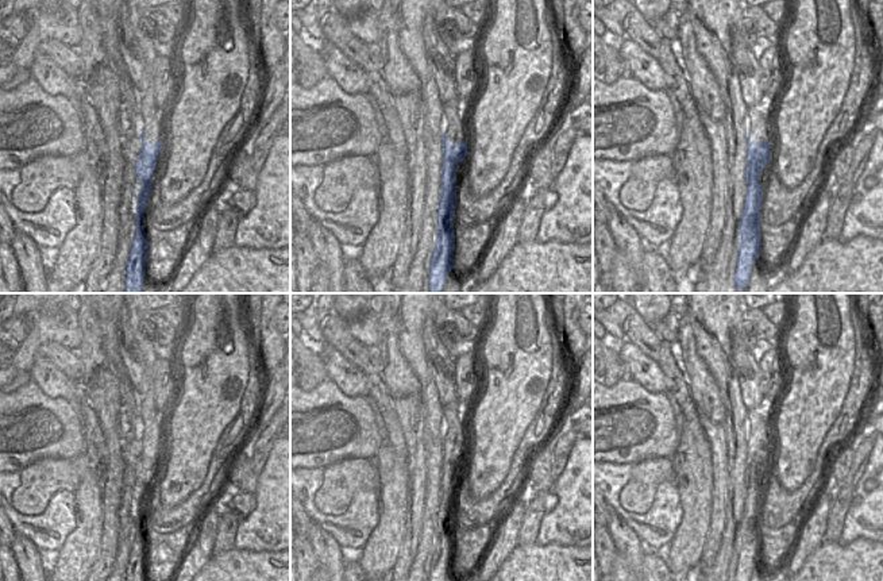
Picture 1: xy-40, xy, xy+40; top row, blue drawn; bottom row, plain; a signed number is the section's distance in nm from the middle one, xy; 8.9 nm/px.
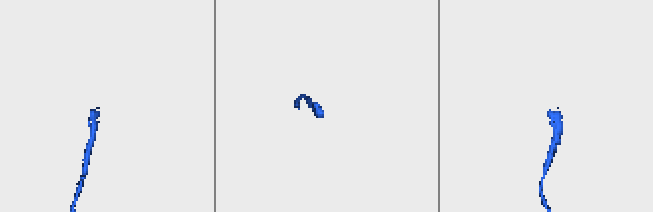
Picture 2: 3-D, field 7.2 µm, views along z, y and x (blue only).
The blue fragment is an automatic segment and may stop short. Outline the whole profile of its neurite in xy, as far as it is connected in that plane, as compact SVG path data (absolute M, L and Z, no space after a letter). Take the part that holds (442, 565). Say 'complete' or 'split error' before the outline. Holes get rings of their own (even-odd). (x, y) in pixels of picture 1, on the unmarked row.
split error; M450 403L443 407L446 418L443 435L443 473L437 513L437 542L435 545L429 581L447 581L454 572L454 526L456 511L456 468L467 458L467 432L463 404Z

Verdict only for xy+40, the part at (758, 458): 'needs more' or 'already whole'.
needs more

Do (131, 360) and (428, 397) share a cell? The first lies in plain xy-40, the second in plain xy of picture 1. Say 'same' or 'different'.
different

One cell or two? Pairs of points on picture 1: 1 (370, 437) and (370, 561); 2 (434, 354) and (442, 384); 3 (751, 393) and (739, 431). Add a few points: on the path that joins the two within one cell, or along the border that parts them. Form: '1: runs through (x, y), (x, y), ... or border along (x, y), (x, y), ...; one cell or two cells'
1: border along (384, 441), (378, 451), (370, 458); two cells
2: runs through (439, 361), (442, 377); one cell
3: border along (737, 377), (740, 397), (747, 410); two cells

